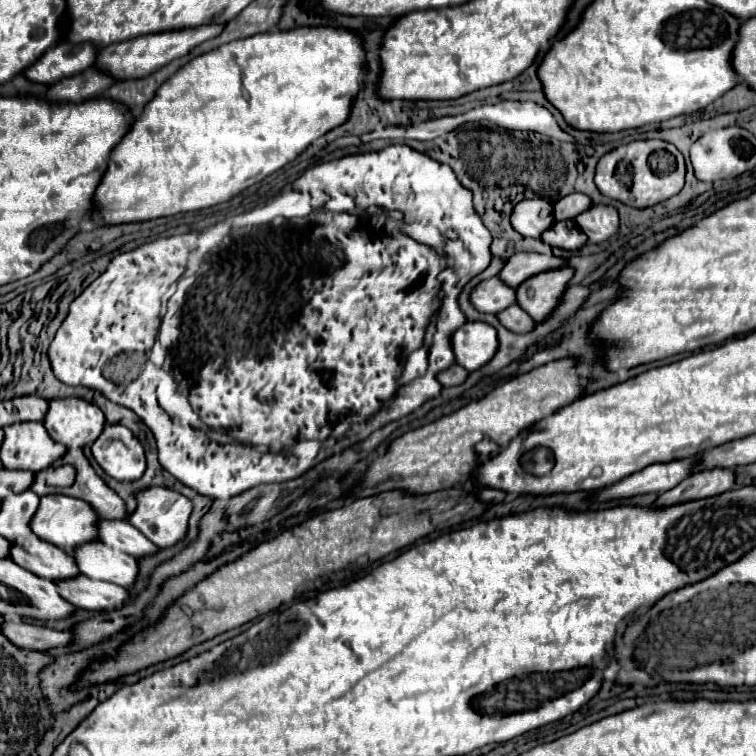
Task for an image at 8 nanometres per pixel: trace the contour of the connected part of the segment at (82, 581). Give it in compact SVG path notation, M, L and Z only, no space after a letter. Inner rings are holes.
M75 575L73 579L59 579L55 585L61 591L61 597L71 605L87 611L105 611L125 603L127 591L113 583L95 581L87 575Z

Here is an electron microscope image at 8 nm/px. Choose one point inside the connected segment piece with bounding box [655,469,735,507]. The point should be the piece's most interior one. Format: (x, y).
(701, 485)

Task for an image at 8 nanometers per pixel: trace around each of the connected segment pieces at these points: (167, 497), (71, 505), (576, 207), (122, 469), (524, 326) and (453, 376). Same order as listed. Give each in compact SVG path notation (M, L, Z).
M147 487L141 489L135 495L135 499L137 499L137 509L129 517L129 523L137 527L149 541L153 541L157 547L173 547L185 537L187 519L191 515L191 501L185 495L169 487Z
M45 495L45 497L41 497L39 509L33 515L29 527L39 539L55 543L57 547L67 551L71 547L77 547L77 543L97 539L95 521L97 521L97 513L93 511L93 507L89 507L89 503L85 503L81 499L67 497L67 495Z
M571 193L553 205L553 217L555 217L555 221L575 219L581 211L585 211L589 207L591 207L591 199L585 193Z
M105 425L91 451L101 469L119 481L135 481L145 471L143 445L125 425Z
M513 303L513 307L507 307L501 313L497 313L497 319L505 329L509 329L513 333L527 333L535 325L533 319L529 319L529 313L525 313L517 303Z
M451 365L447 369L443 369L441 373L437 373L437 381L443 387L453 387L453 385L461 385L467 379L467 371L461 365Z

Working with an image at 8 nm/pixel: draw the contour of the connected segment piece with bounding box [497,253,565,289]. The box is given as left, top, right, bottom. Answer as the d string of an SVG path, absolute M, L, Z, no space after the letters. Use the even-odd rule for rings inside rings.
M517 253L505 261L505 265L497 277L505 285L515 289L525 279L529 279L529 275L537 275L541 271L549 271L549 267L563 267L563 265L565 265L563 257L539 255L539 253Z

